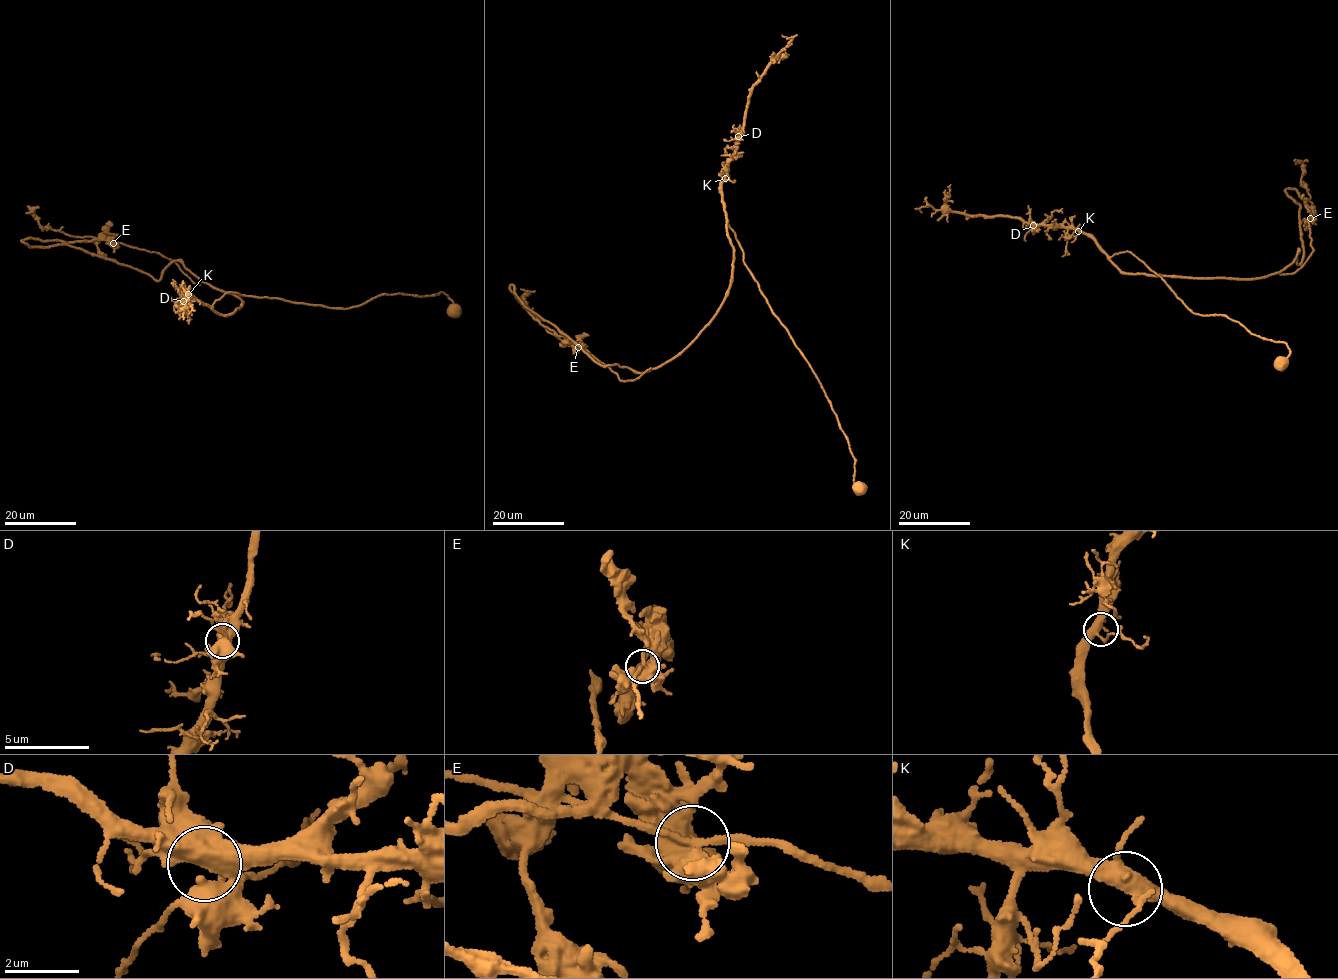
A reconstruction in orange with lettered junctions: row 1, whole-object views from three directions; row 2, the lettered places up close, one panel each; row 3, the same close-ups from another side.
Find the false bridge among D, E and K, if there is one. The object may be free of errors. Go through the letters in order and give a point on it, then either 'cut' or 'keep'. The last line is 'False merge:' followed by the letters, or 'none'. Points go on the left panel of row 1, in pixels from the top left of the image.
D: place (183, 301); keep
E: place (113, 243); cut
K: place (188, 294); keep
False merge: E

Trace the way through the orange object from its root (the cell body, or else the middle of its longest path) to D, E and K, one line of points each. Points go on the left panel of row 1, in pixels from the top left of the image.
D: (451, 309), (452, 301), (441, 292), (381, 294), (338, 309), (230, 292), (211, 307), (186, 294), (183, 301)
E: (451, 309), (230, 292), (224, 315), (244, 301), (178, 261), (155, 280), (21, 241), (113, 243)
K: (451, 309), (452, 301), (441, 292), (381, 294), (338, 309), (230, 292), (211, 307), (188, 294)

